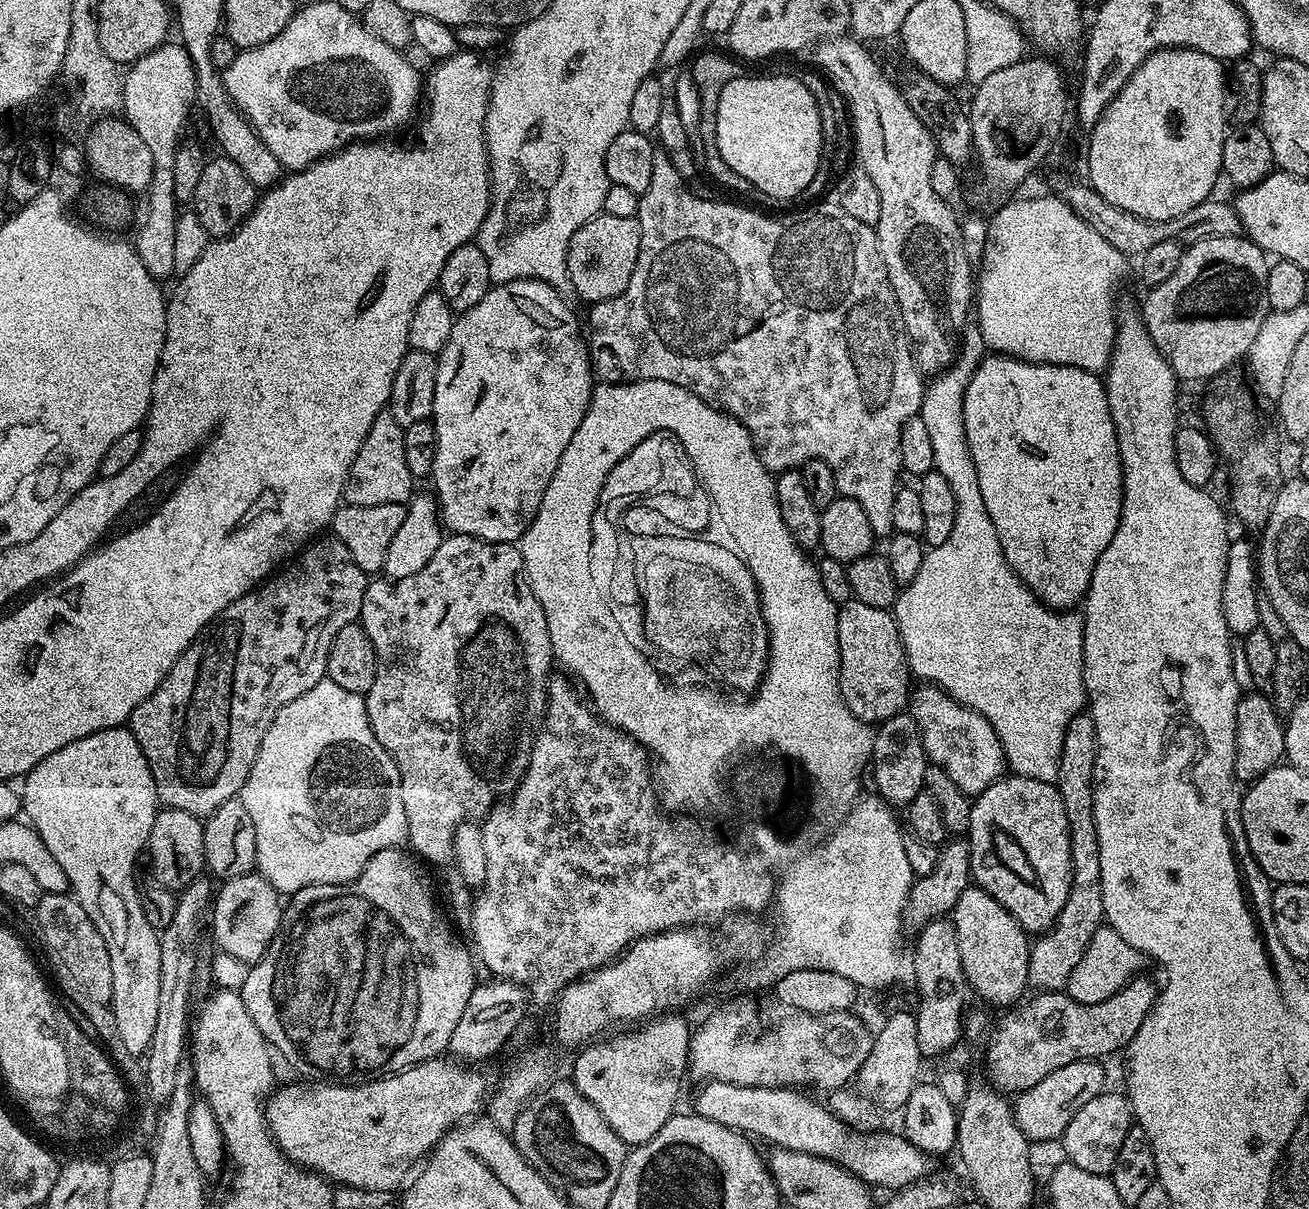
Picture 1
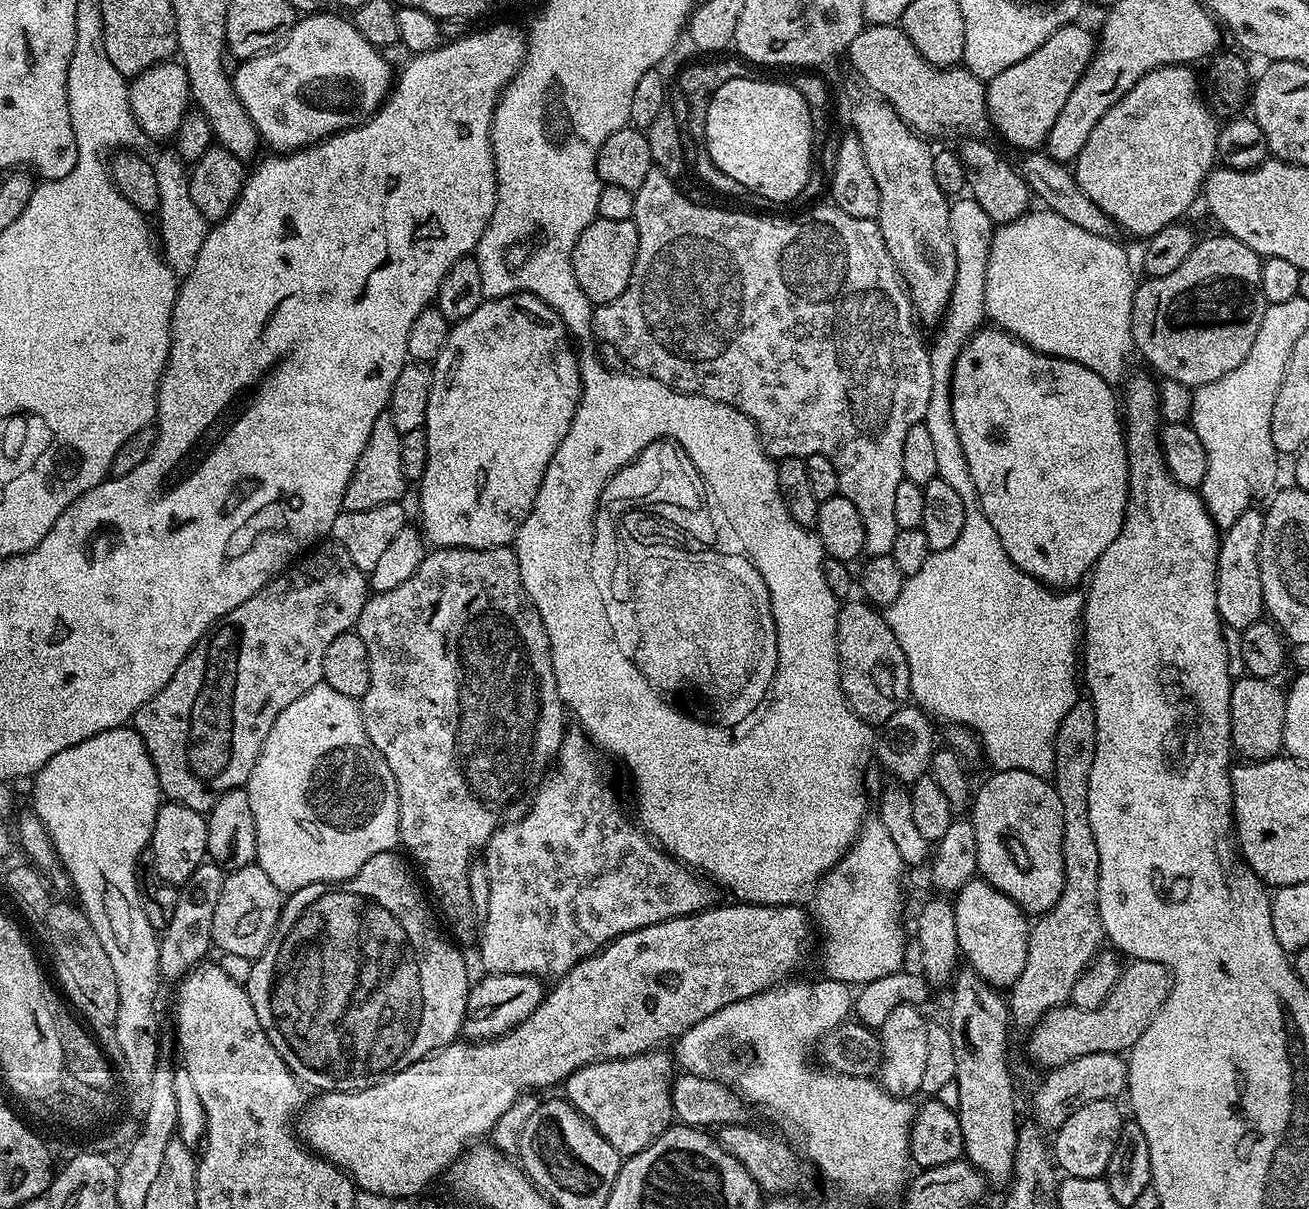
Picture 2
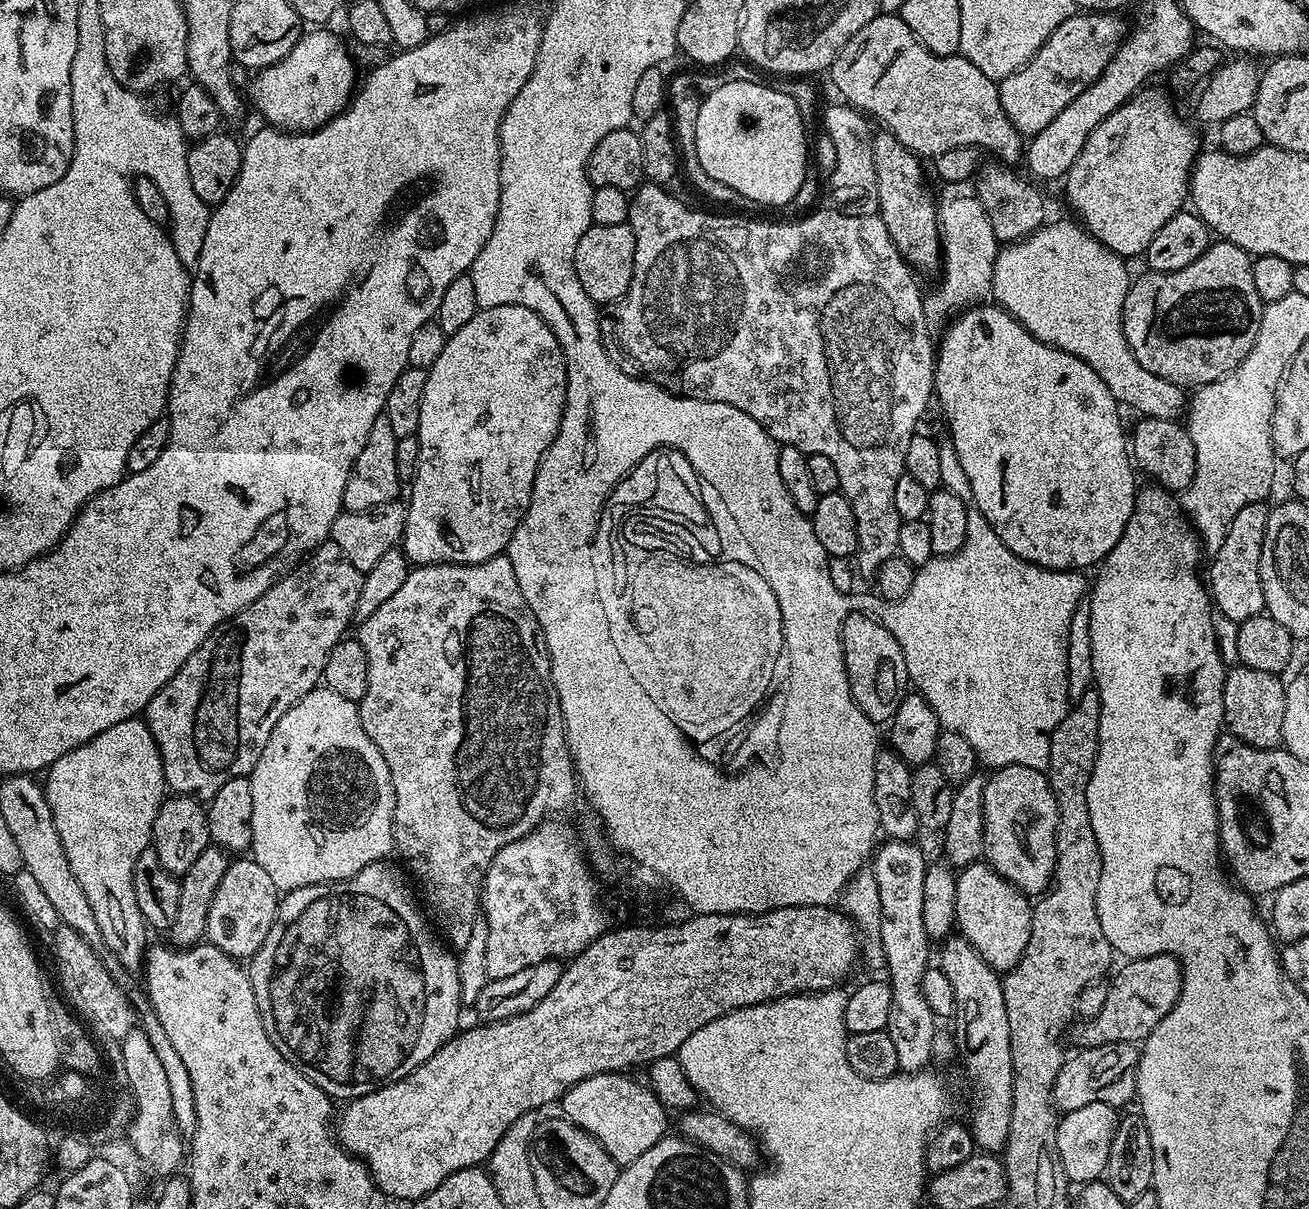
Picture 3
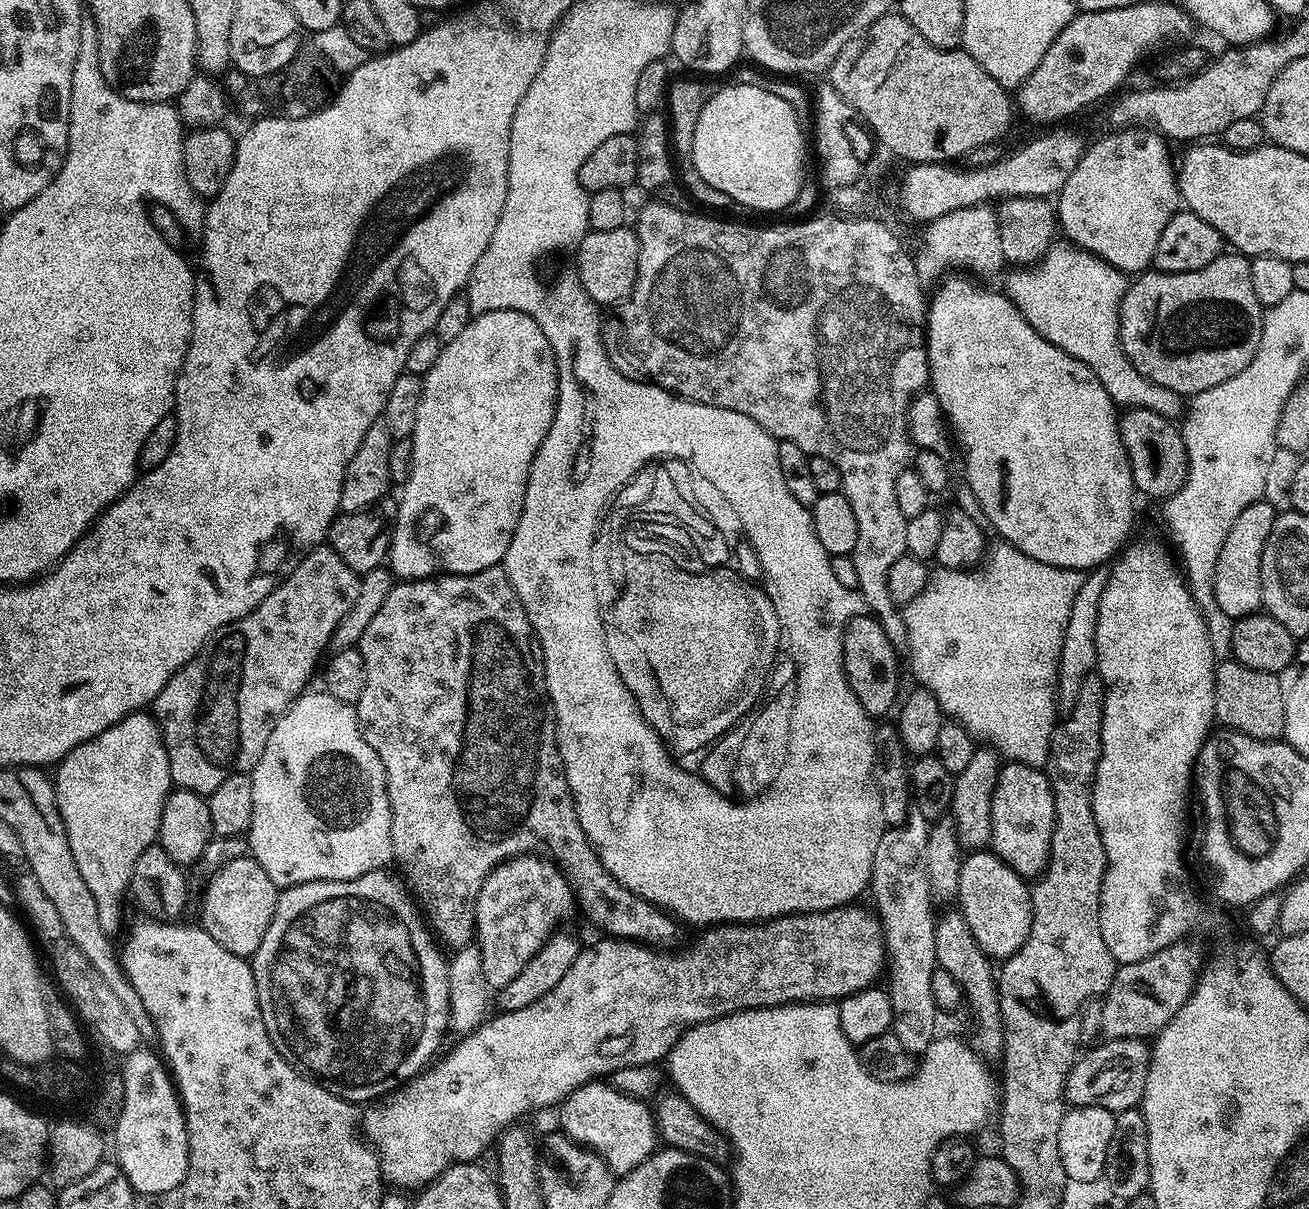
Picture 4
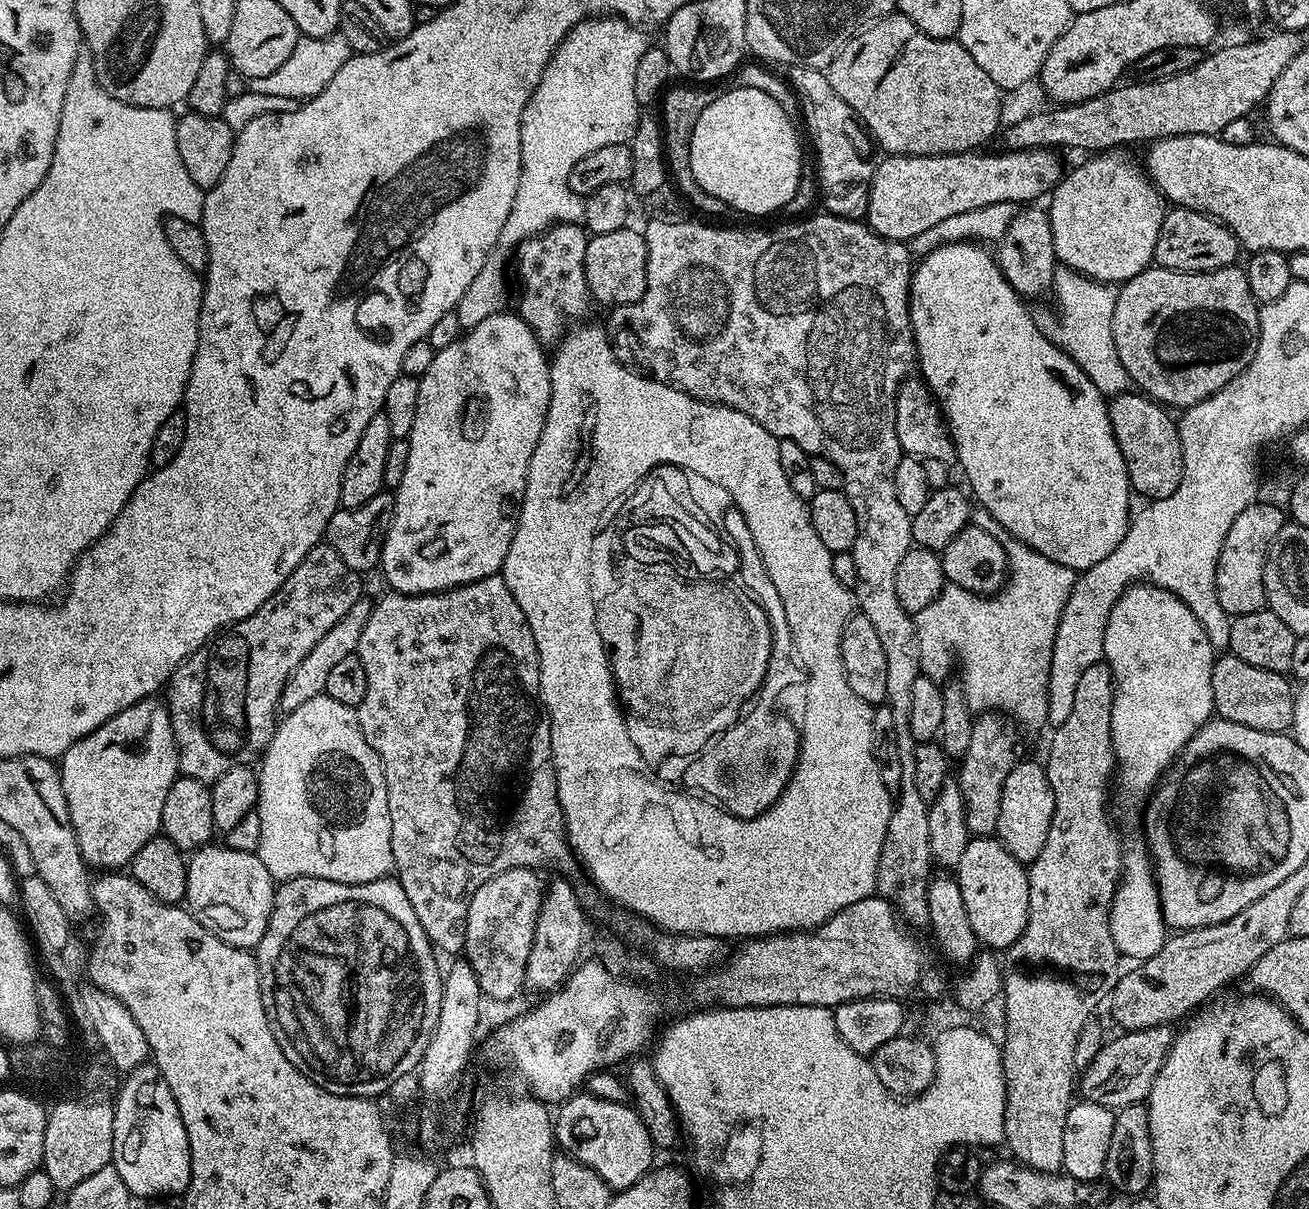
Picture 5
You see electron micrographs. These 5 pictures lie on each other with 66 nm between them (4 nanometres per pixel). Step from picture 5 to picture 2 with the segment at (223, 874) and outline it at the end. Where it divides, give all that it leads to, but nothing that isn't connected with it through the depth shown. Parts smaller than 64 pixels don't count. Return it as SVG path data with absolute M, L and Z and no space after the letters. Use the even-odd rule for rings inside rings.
M253 862L242 870L227 873L222 895L218 897L218 906L214 910L213 945L232 956L241 956L247 962L255 961L264 953L274 934L281 907L282 893L274 882L270 882L266 870L262 870L259 864Z

